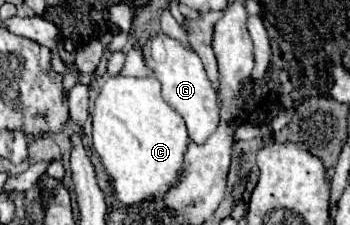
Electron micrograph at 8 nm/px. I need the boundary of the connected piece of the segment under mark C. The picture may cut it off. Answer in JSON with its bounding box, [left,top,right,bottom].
[92,77,190,207]

